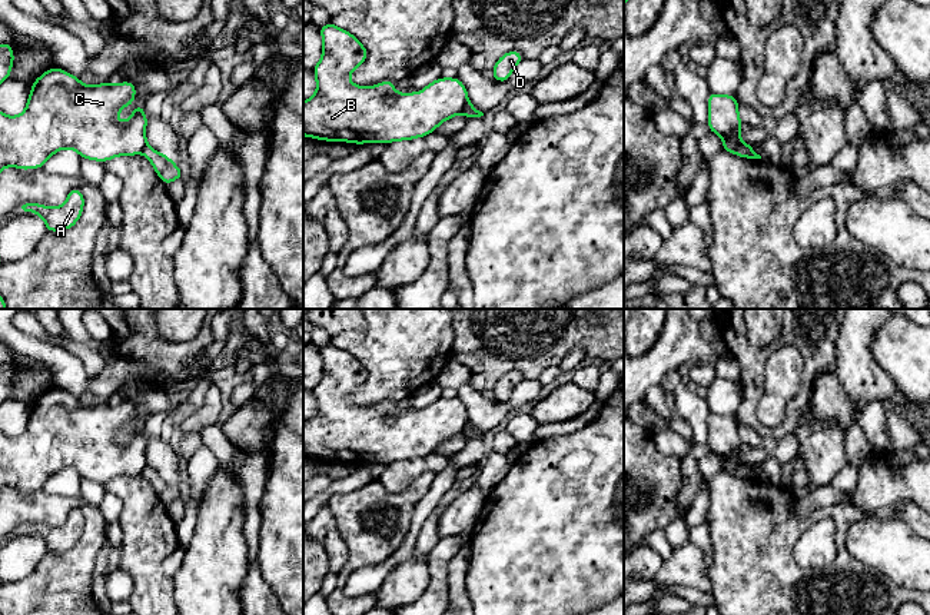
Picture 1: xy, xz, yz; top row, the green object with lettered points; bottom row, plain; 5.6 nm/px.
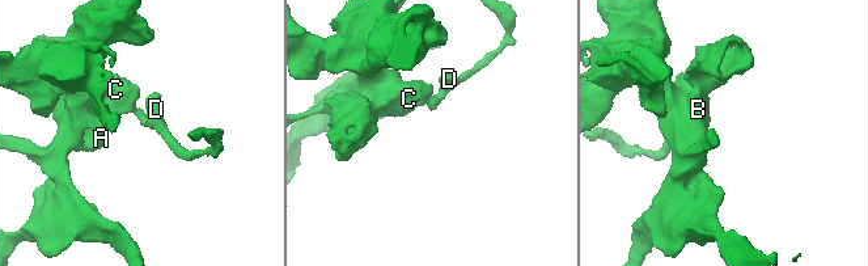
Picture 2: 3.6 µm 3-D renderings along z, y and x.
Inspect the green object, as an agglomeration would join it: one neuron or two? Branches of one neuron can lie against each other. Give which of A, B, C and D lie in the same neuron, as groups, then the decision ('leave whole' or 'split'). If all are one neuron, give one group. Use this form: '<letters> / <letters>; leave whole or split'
A B C / D; split

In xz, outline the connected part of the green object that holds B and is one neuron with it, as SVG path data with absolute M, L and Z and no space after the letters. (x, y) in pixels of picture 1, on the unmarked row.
M328 343L319 348L323 360L322 378L313 388L316 413L303 422L303 456L328 462L389 463L424 458L436 448L464 433L468 410L458 398L439 398L421 413L395 413L393 400L383 400L371 408L349 402L349 395L368 379L365 366L349 352Z

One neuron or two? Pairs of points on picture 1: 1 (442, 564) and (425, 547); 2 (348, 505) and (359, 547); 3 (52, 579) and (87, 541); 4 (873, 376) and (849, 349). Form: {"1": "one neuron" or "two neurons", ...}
{"1": "two neurons", "2": "one neuron", "3": "one neuron", "4": "one neuron"}

